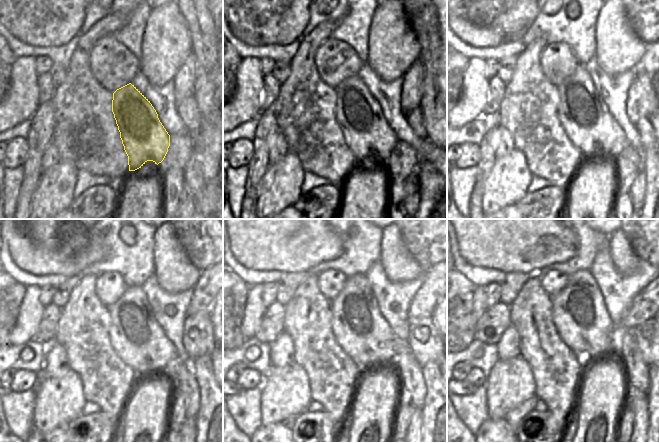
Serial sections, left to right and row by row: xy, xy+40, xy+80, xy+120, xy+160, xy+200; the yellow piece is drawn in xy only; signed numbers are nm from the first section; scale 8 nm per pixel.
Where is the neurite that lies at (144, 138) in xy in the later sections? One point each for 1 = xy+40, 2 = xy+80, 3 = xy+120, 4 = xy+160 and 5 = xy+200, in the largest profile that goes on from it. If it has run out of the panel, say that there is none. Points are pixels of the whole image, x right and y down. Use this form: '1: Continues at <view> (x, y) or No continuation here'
1: Continues at xy+40 (366, 132)
2: Continues at xy+80 (583, 115)
3: Continues at xy+120 (135, 335)
4: Continues at xy+160 (358, 326)
5: Continues at xy+200 (579, 314).

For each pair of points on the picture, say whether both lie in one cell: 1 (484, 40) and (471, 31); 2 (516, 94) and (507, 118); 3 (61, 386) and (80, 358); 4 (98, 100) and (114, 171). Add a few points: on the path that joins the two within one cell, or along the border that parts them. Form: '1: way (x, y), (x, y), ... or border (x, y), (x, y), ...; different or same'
1: way (481, 37), (474, 34); same
2: way (516, 100), (516, 109), (513, 112); same
3: border (70, 368), (79, 376), (83, 391); different
4: way (97, 118), (97, 147), (103, 153); same

